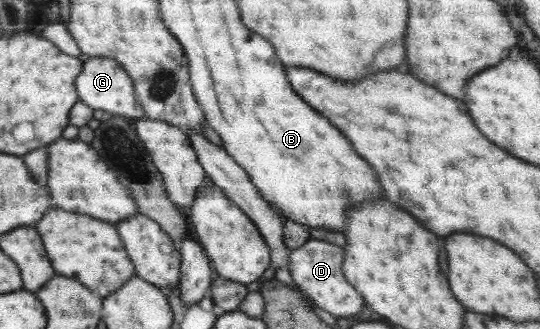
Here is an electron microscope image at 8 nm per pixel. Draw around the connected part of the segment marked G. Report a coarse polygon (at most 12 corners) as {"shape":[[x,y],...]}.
{"shape":[[89,58],[79,102],[113,115],[146,117],[129,73]]}

